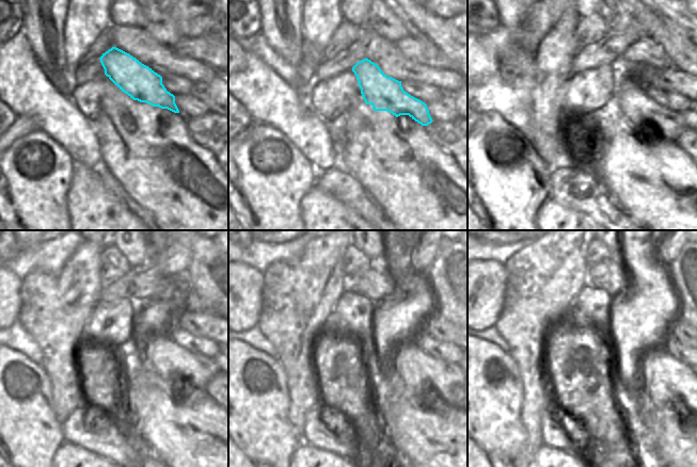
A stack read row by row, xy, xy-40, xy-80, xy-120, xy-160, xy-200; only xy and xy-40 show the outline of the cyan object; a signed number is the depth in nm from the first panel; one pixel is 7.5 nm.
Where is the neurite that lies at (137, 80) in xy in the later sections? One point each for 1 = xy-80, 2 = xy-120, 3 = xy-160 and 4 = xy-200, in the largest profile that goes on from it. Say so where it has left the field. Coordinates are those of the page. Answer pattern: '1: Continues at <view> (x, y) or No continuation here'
1: Continues at xy-80 (633, 101)
2: Continues at xy-120 (172, 363)
3: Continues at xy-160 (420, 372)
4: Continues at xy-200 (671, 386).

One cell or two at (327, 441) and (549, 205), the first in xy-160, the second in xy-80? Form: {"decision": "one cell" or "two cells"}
{"decision": "two cells"}

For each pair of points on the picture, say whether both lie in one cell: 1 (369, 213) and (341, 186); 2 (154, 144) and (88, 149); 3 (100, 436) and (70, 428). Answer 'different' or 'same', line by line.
1: same
2: different
3: same

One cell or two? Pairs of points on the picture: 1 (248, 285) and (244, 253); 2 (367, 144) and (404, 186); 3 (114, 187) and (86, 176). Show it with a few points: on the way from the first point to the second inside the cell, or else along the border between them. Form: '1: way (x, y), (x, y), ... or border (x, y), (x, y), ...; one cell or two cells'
1: border (239, 261), (243, 261), (264, 273); two cells
2: way (378, 155), (380, 162), (393, 175); one cell
3: border (91, 168), (100, 181), (119, 198); two cells

